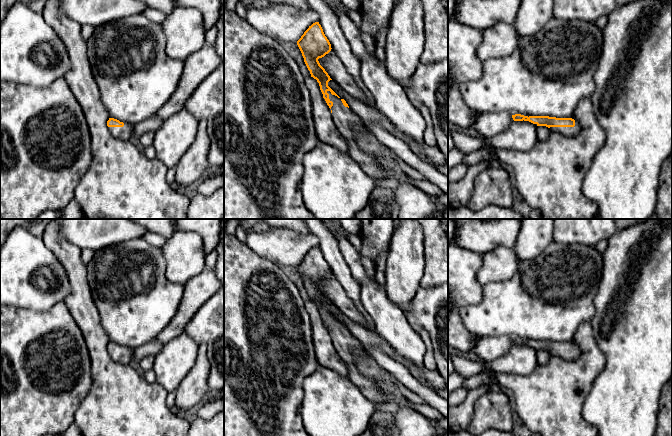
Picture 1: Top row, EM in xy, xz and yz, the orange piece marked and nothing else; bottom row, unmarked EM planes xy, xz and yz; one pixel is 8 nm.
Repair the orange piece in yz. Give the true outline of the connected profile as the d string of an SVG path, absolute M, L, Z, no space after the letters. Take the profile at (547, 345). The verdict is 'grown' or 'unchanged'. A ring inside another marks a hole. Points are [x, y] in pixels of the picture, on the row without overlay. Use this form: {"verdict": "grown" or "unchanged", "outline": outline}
{"verdict": "grown", "outline": "M512 339L514 345L529 345L537 350L546 350L551 356L558 356L565 360L575 360L581 355L581 350L572 342L556 342L549 340Z"}

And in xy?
{"verdict": "grown", "outline": "M109 342L107 350L110 357L118 363L130 364L133 360L133 350L128 347L123 347L117 343Z"}

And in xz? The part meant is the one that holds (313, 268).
{"verdict": "grown", "outline": "M319 246L313 247L309 252L304 256L301 262L297 265L297 269L302 277L304 286L310 295L311 301L317 304L320 310L320 314L323 318L327 329L331 333L332 341L335 349L337 350L339 356L345 362L349 380L357 386L361 393L369 401L381 403L387 402L386 395L383 392L380 384L373 379L368 378L367 376L360 373L359 369L356 367L354 362L354 357L356 355L363 356L366 353L365 347L349 332L348 328L344 323L341 323L329 310L328 306L332 304L325 293L320 289L318 283L324 281L331 275L331 268L327 261L325 260L323 253Z"}

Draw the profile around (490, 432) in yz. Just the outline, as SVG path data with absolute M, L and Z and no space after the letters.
M488 429L483 434L478 436L517 436L513 431L499 431L497 429Z

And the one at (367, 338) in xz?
M330 304L328 310L341 322L346 325L349 332L365 347L377 346L384 350L392 359L404 364L410 373L422 384L431 387L425 380L422 370L412 364L409 360L399 356L394 349L376 332L369 331L365 326L358 324L344 315L336 306Z

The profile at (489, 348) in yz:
M482 336L472 352L484 361L491 362L508 354L513 346L512 338L507 336Z

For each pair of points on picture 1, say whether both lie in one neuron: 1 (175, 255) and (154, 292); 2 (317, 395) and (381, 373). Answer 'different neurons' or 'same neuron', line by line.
1: different neurons
2: different neurons

